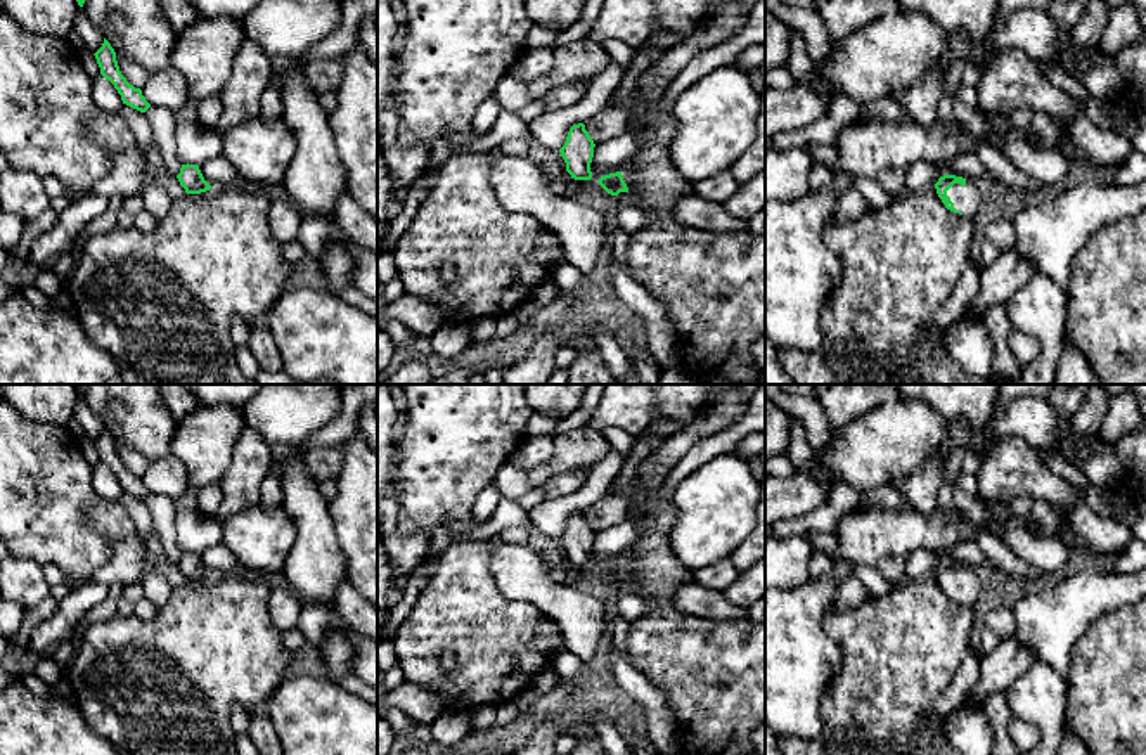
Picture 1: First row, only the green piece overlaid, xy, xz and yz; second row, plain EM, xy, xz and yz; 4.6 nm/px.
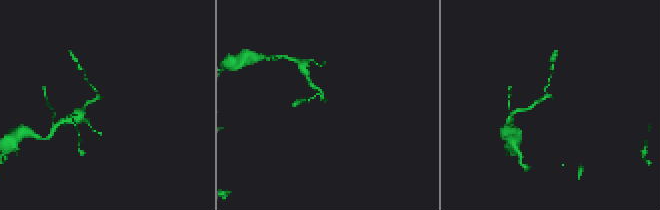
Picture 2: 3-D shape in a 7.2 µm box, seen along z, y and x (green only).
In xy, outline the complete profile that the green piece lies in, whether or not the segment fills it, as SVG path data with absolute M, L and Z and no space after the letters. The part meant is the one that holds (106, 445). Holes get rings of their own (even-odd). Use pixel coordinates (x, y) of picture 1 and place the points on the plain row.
M106 426L102 435L93 443L100 455L100 462L114 473L114 476L121 483L123 492L140 500L145 500L151 495L151 492L142 483L142 478L130 473L126 466L121 462L116 448L116 440Z

